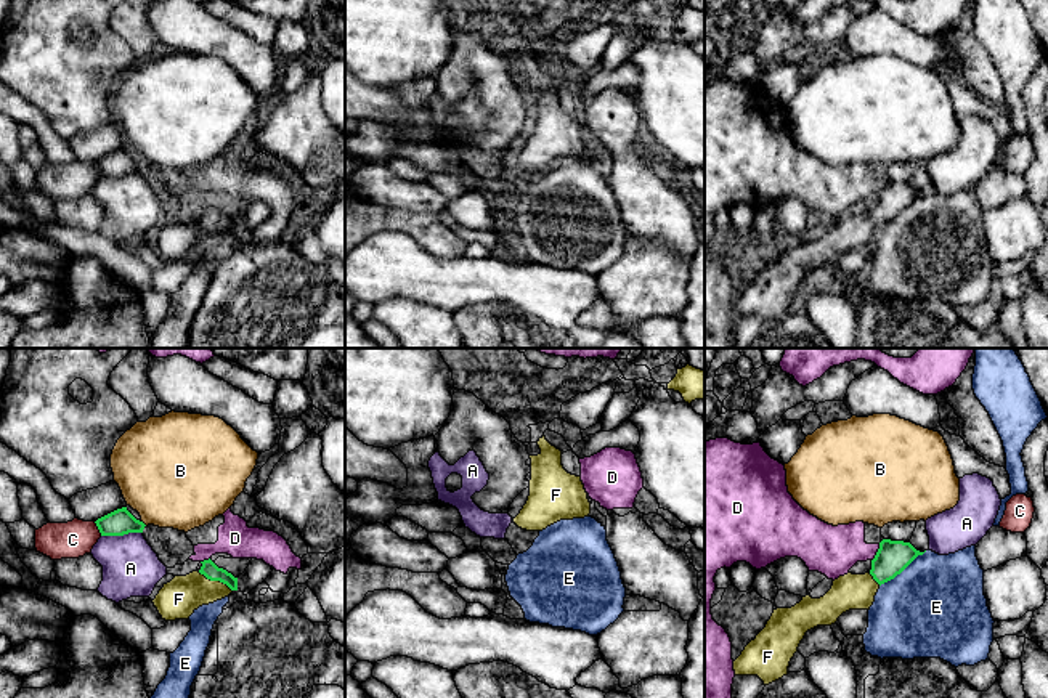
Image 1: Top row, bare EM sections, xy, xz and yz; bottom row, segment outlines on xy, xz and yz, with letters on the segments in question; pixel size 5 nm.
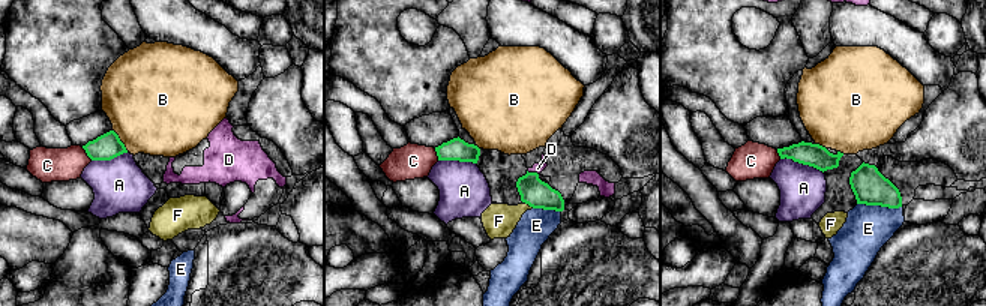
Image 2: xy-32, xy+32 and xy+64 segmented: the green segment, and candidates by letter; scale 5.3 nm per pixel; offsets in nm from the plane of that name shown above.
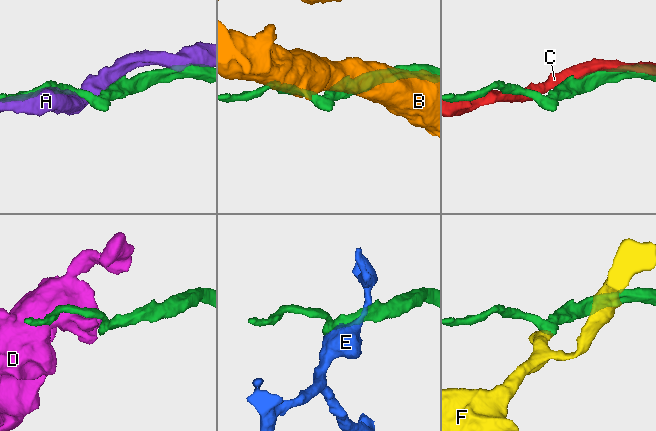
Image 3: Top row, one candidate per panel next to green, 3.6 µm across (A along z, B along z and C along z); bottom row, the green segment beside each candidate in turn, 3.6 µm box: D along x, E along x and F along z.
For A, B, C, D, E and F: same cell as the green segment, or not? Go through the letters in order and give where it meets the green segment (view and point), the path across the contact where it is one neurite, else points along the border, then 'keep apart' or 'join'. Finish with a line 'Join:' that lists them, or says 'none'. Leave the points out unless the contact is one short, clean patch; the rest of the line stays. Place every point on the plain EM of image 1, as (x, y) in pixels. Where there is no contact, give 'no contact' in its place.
A: contact xy (121, 175); keep apart
B: contact xy (143, 164); keep apart
C: contact xy (98, 169); keep apart
D: contact yz (877, 193); border yz (880, 185), (872, 201); keep apart
E: contact yz (902, 211); keep apart
F: contact xy (215, 220); way xy (209, 209), (215, 220), (178, 239); join
Join: F

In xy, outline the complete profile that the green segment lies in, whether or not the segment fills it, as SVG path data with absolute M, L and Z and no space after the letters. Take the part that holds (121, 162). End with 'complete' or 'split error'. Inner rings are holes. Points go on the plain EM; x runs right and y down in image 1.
M127 148L117 149L101 159L98 159L96 167L101 177L124 177L128 173L143 173L144 164L136 160Z | complete

